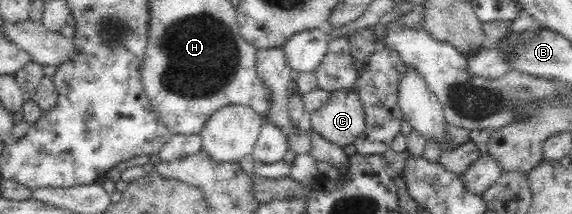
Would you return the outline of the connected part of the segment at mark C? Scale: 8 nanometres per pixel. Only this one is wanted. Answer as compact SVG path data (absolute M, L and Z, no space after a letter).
M358 88L331 91L331 98L310 116L311 129L329 142L344 147L364 131L365 110Z

